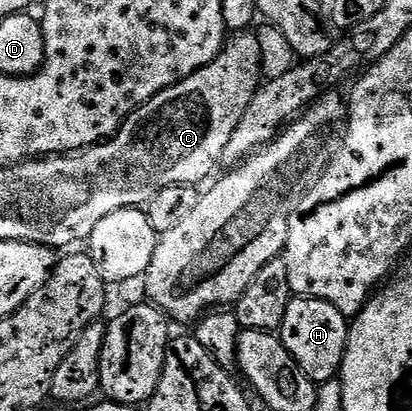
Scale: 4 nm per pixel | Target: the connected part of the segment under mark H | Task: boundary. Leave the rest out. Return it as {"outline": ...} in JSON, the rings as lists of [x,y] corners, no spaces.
{"outline":[[[291,297],[280,327],[284,348],[315,384],[333,382],[339,377],[349,335],[347,318],[332,304],[315,298]]]}

